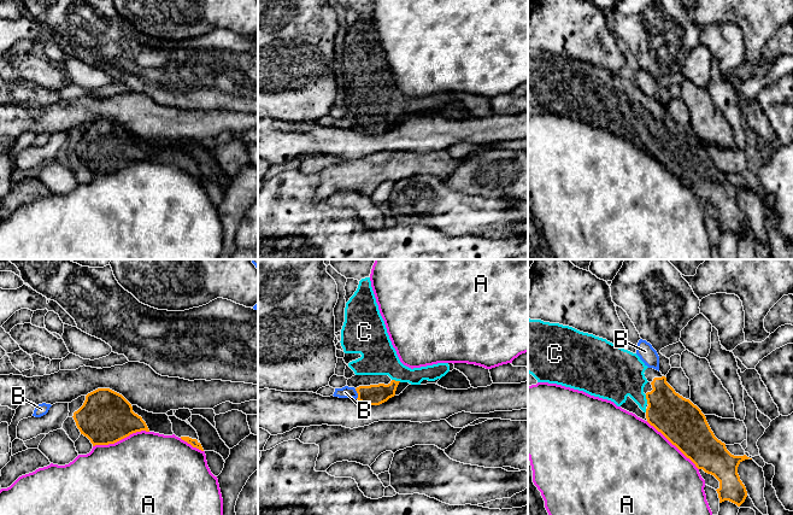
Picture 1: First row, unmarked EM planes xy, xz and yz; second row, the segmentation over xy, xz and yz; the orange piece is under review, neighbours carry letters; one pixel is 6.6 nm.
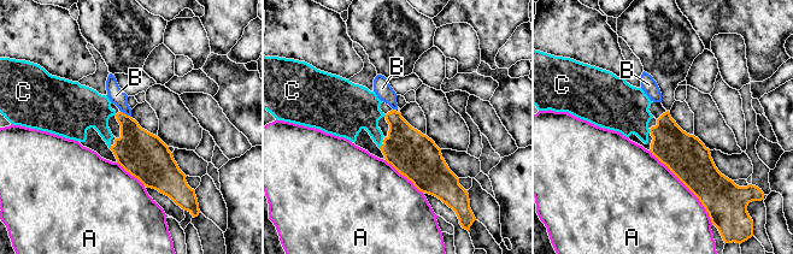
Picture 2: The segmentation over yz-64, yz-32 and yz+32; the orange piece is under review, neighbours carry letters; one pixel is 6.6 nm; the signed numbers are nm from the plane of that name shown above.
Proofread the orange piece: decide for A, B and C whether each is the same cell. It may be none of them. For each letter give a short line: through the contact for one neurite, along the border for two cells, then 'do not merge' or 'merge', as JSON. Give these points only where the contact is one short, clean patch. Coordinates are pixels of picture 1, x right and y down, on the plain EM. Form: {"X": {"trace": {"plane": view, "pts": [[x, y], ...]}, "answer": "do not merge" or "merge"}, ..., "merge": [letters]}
{"A": {"answer": "do not merge"}, "B": {"answer": "do not merge"}, "C": {"trace": {"plane": "yz", "pts": [[677, 148], [658, 129], [646, 128], [618, 103]]}, "answer": "merge"}, "merge": ["C"]}

